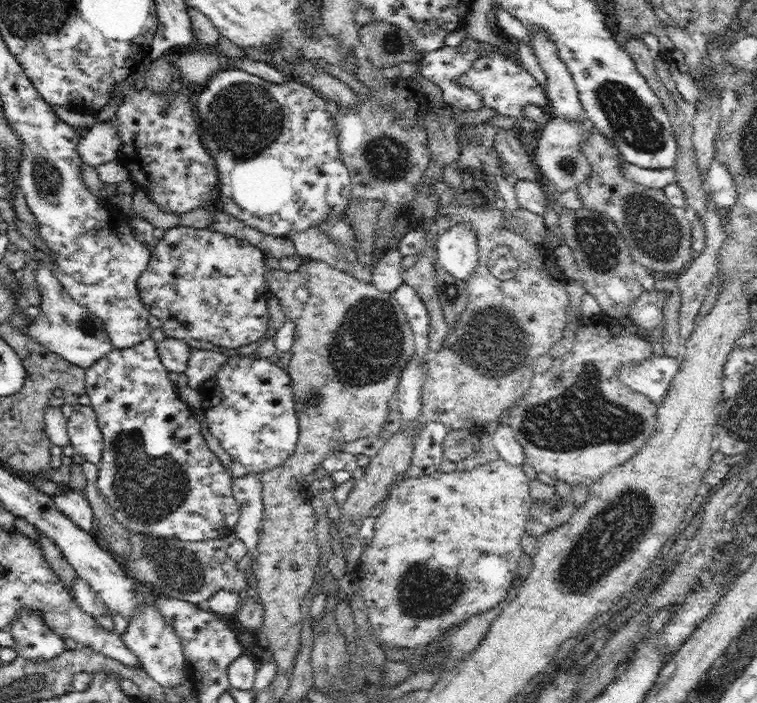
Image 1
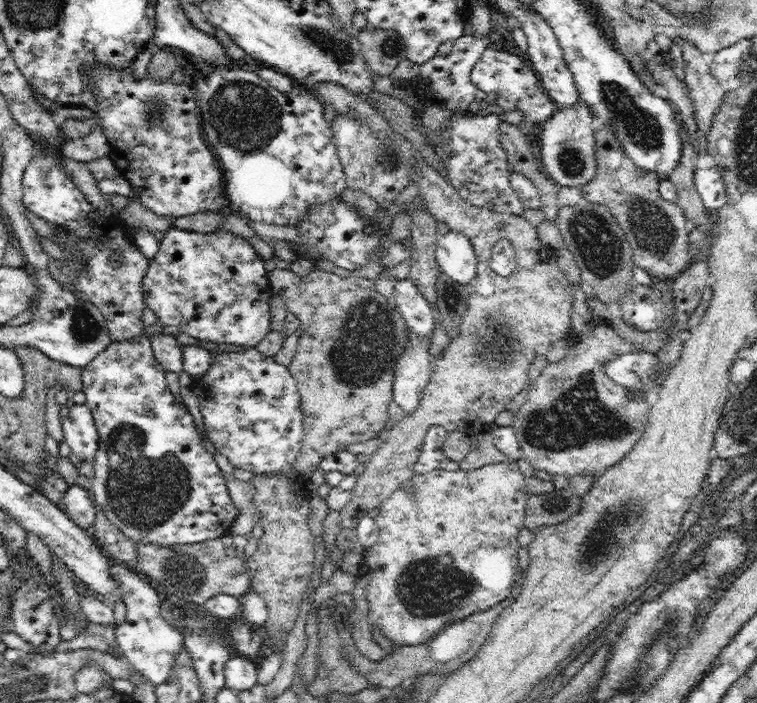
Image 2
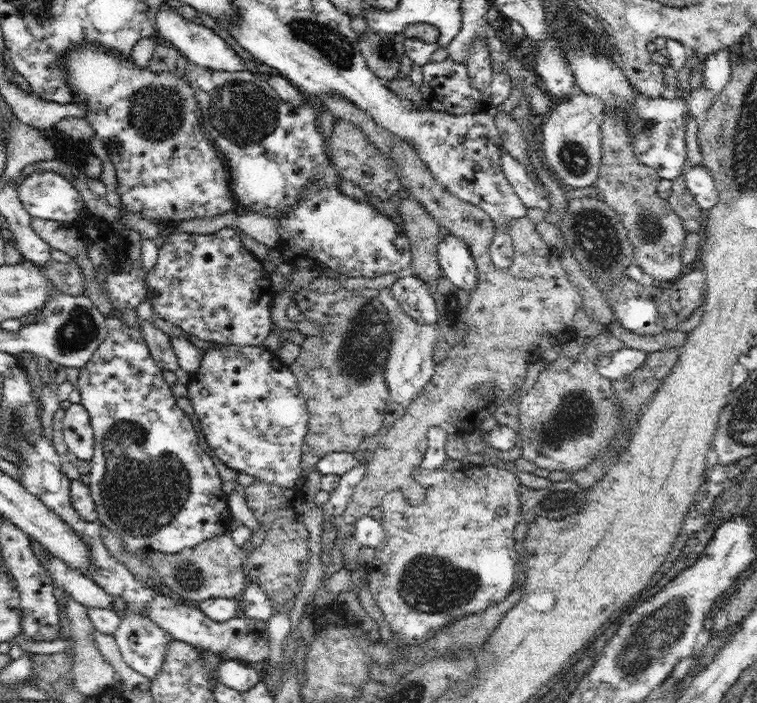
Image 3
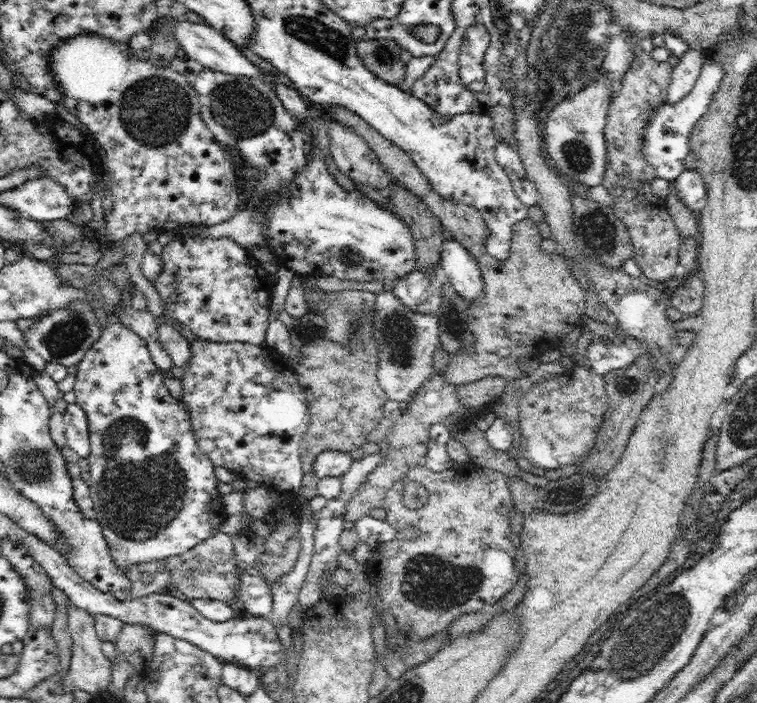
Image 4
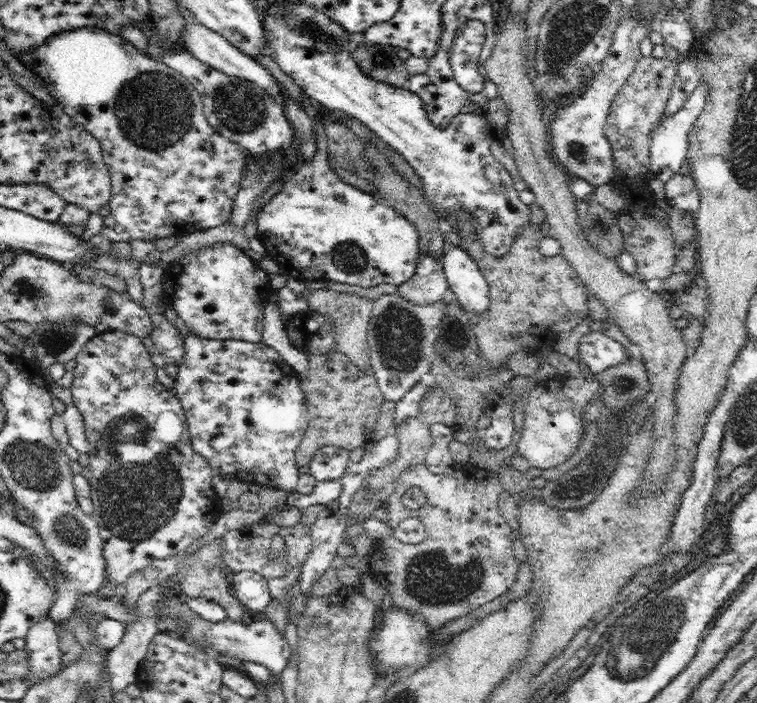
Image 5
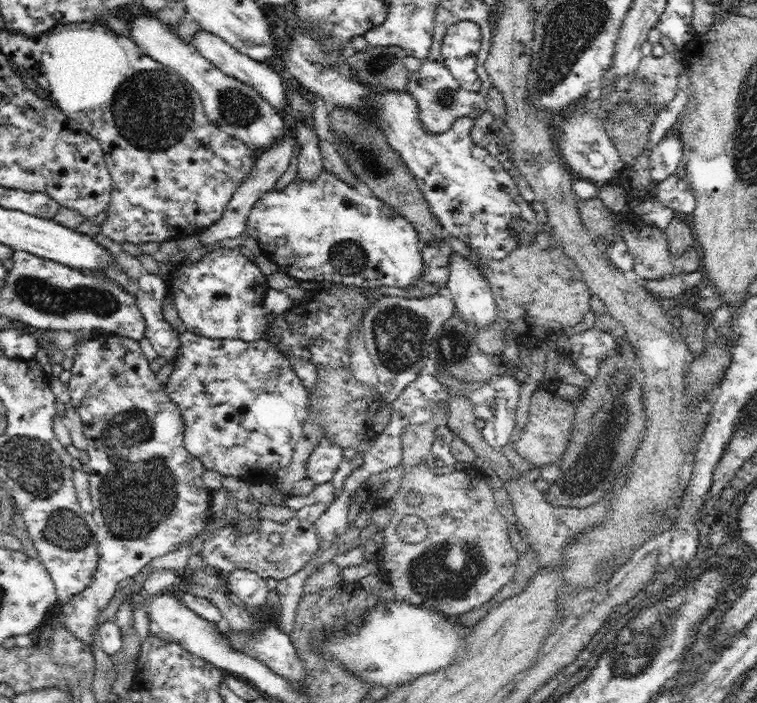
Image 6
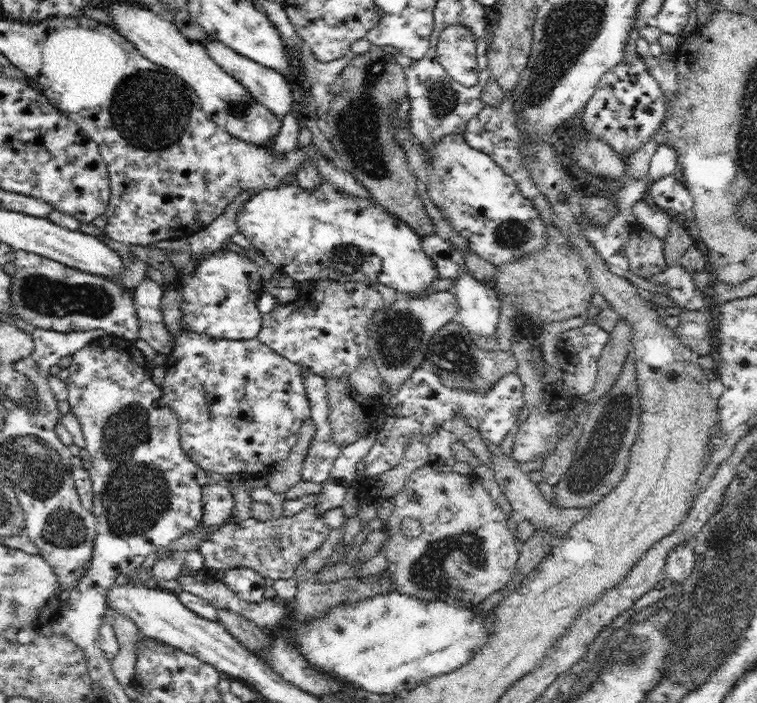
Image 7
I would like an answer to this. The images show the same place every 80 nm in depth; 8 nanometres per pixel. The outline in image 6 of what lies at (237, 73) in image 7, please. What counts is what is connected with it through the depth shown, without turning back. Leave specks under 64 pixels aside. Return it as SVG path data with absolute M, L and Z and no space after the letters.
M200 29L192 40L193 45L197 48L197 51L206 60L216 65L224 74L237 78L238 80L250 85L250 87L256 89L256 92L260 93L274 109L278 109L284 113L288 112L289 102L287 89L278 75L278 70L275 66L271 67L266 62L260 62L250 58L248 55L240 53L232 45L224 42L224 39L212 34L211 32Z

